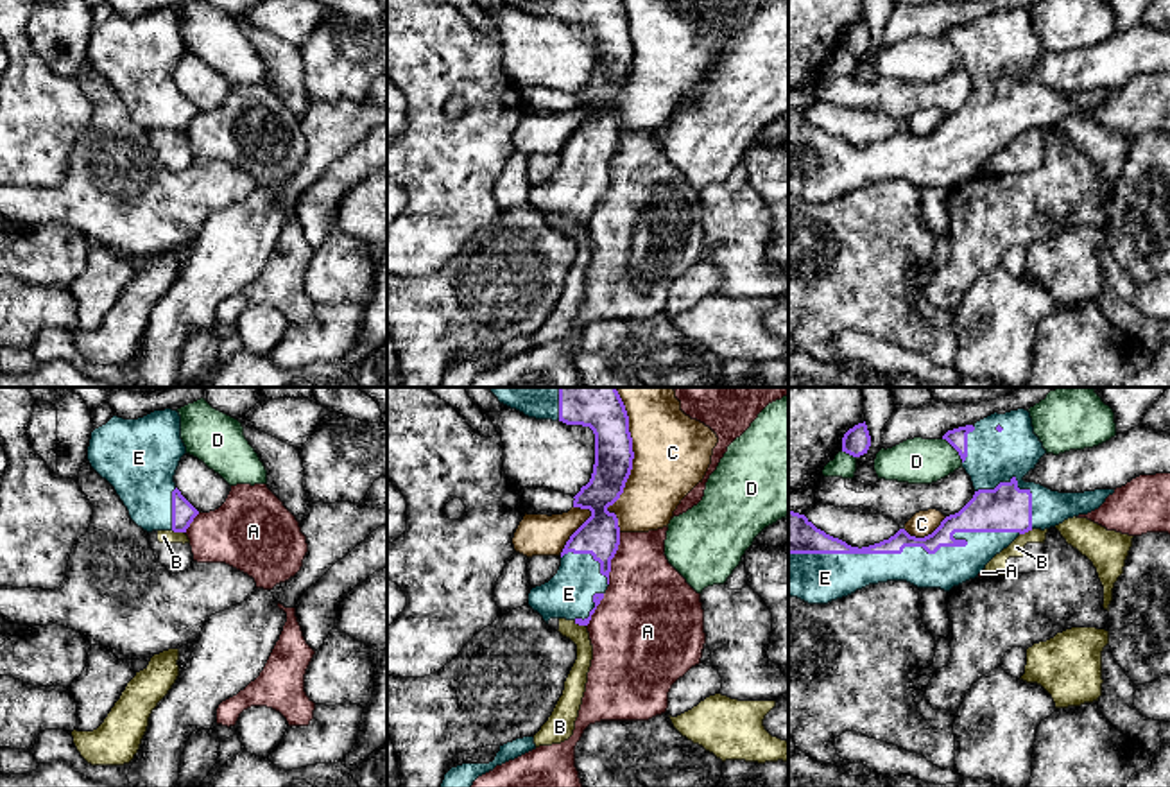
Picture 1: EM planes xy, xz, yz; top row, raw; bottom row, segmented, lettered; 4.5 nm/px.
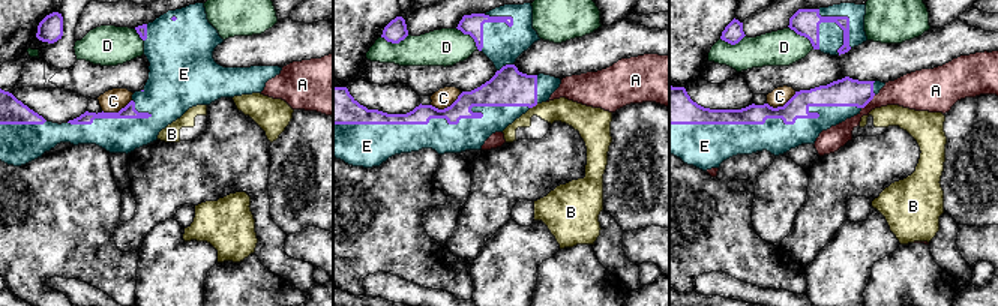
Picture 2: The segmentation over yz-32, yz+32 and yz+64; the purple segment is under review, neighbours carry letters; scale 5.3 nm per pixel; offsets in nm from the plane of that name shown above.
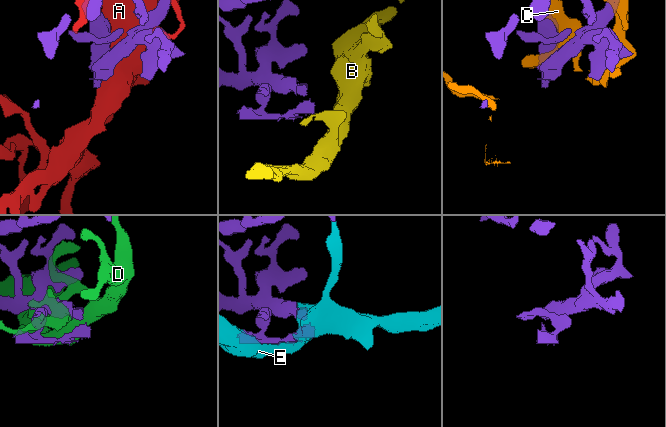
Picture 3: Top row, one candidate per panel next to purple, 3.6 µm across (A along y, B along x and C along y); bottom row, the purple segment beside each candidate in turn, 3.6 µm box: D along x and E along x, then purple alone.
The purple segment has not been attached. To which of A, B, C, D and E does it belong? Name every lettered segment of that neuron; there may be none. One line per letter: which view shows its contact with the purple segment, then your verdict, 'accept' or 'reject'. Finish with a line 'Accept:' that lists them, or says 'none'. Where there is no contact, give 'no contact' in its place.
A: xz | reject
B: xz | reject
C: xz | reject
D: yz | reject
E: yz | accept
Accept: E

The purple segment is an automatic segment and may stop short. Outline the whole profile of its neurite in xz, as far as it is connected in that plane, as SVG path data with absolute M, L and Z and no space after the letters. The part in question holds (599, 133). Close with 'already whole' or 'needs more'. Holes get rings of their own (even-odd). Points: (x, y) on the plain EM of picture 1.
M500 0L511 7L536 18L563 20L566 23L589 25L595 32L595 63L591 77L573 95L573 106L589 108L591 115L570 134L563 151L557 172L545 183L529 192L529 204L548 222L550 217L573 219L588 224L597 204L609 185L611 158L620 143L620 125L613 104L624 91L632 68L632 36L629 14L624 0Z | needs more

